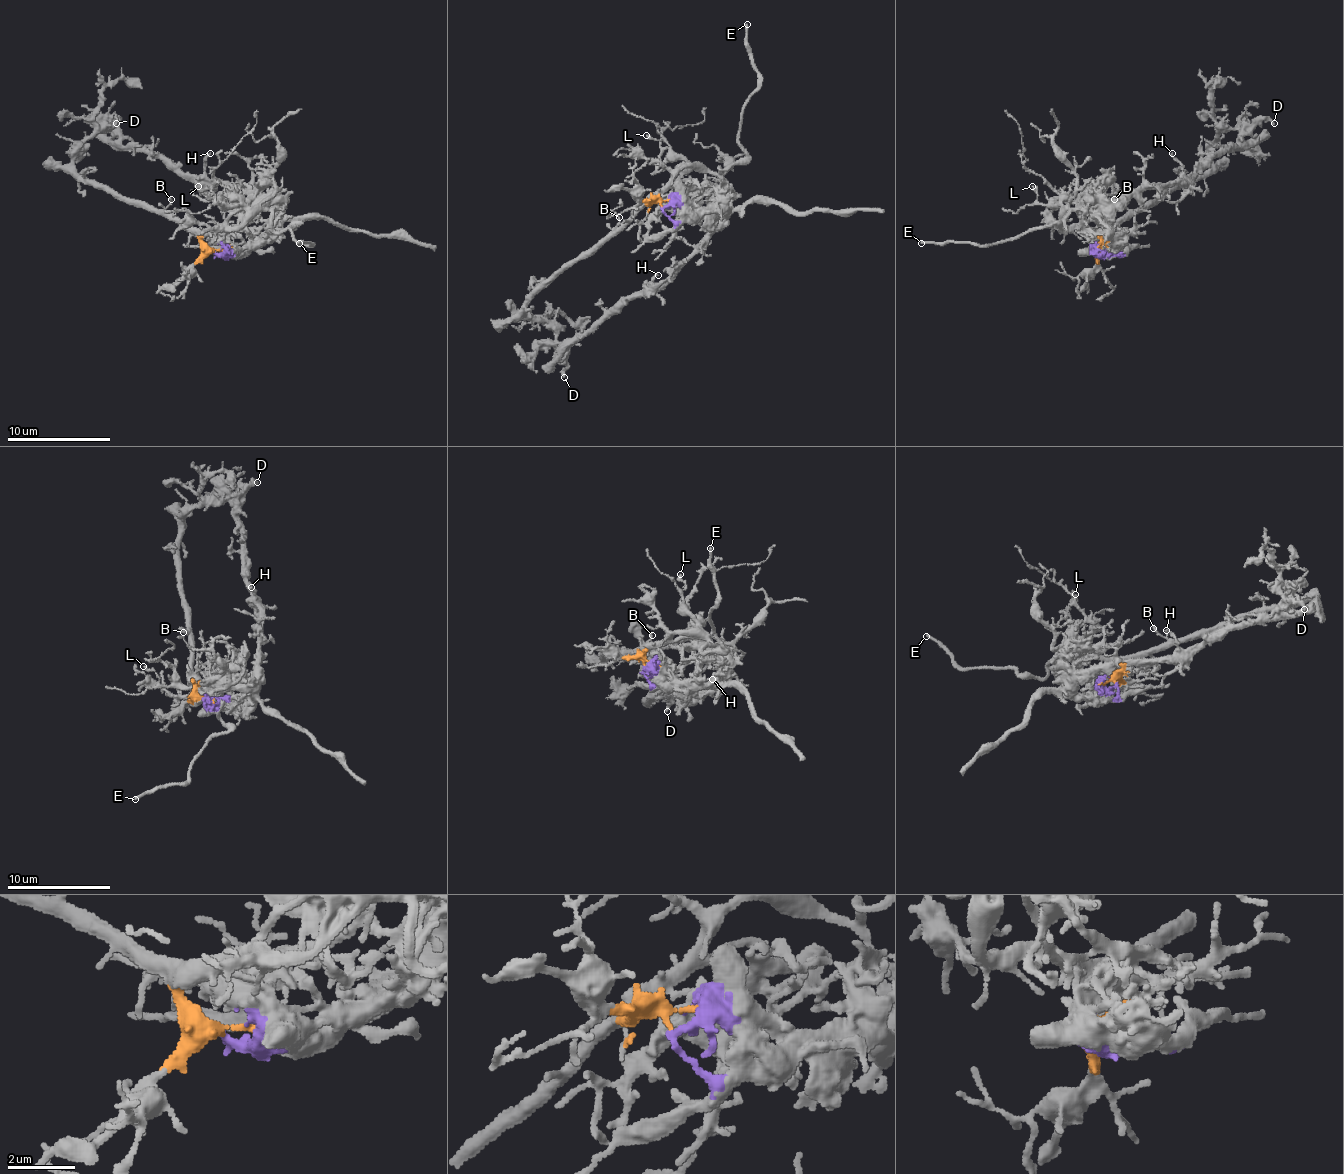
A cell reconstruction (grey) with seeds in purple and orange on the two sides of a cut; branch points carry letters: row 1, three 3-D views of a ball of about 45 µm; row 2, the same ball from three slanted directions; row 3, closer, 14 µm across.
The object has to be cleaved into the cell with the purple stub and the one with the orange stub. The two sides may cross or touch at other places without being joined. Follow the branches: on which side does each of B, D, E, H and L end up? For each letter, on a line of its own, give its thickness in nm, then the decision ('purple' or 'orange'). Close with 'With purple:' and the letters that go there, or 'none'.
B: 170 nm | orange
D: 280 nm | purple
E: 190 nm | orange
H: 140 nm | purple
L: 200 nm | orange
With purple: D, H

